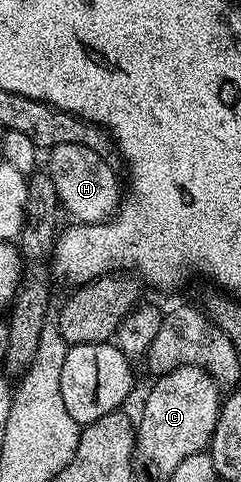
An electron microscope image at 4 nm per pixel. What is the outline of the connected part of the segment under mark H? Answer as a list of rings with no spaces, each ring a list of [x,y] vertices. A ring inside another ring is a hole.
[[[78,142],[75,144],[59,144],[48,151],[49,167],[47,173],[51,184],[55,186],[57,201],[70,214],[70,219],[82,222],[100,222],[104,223],[116,211],[119,205],[119,190],[117,194],[117,178],[113,175],[114,167],[101,159],[91,148],[81,146]]]

